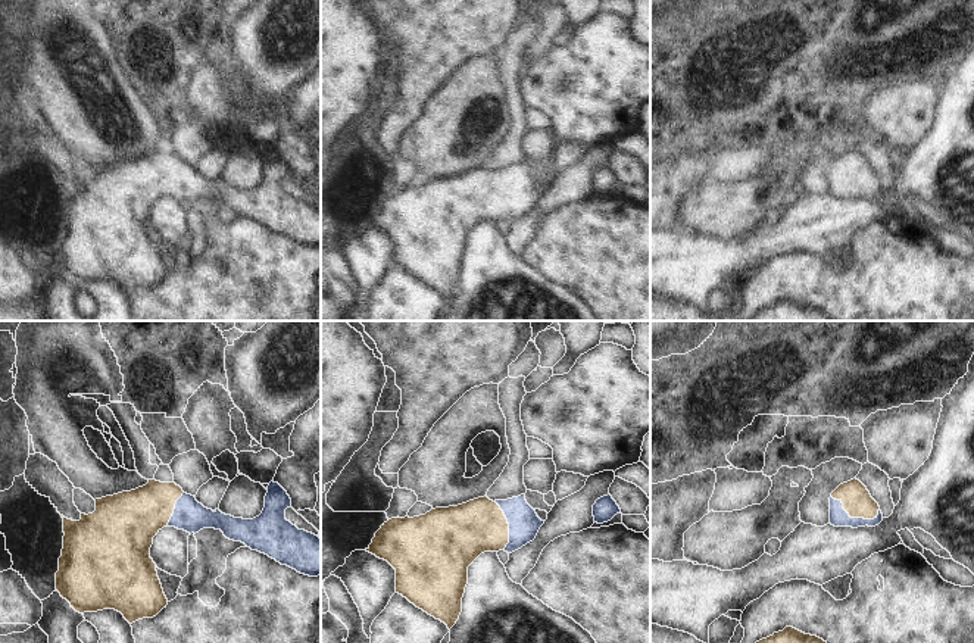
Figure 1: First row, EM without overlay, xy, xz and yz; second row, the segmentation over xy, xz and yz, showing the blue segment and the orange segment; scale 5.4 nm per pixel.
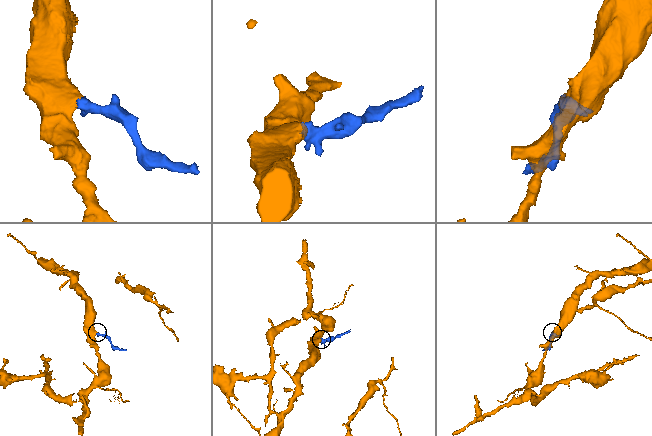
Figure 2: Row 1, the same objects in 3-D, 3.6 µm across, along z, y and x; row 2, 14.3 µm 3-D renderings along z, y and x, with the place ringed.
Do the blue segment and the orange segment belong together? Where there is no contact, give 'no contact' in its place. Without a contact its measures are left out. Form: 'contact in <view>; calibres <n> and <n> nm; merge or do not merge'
contact in yz; calibres 100 and 160 nm; merge

